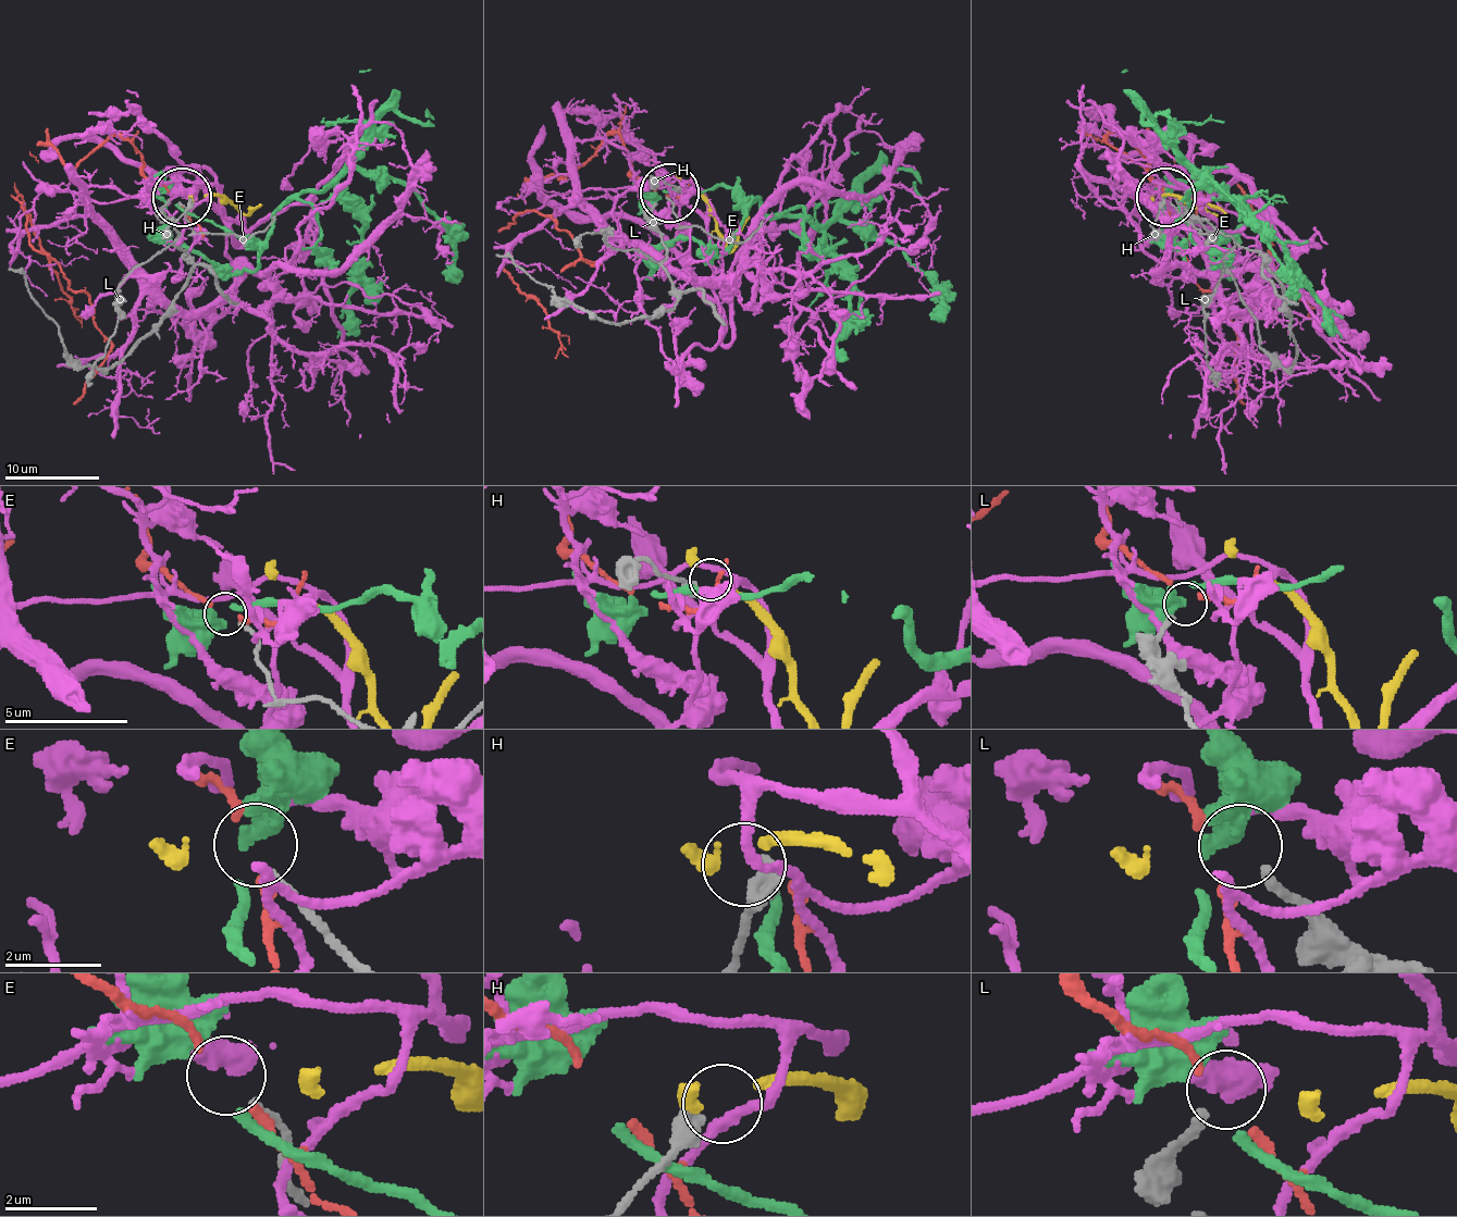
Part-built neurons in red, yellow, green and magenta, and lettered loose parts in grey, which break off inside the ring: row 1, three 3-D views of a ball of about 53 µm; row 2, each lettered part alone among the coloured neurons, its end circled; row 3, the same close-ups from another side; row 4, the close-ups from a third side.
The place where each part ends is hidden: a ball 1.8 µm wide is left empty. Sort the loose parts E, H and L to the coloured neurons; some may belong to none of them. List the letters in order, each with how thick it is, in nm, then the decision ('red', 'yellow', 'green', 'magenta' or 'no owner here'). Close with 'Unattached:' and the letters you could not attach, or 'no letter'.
E: calibre 160 nm; no owner here
H: calibre 460 nm; no owner here
L: calibre 200 nm; no owner here
Unattached: E, H, L

